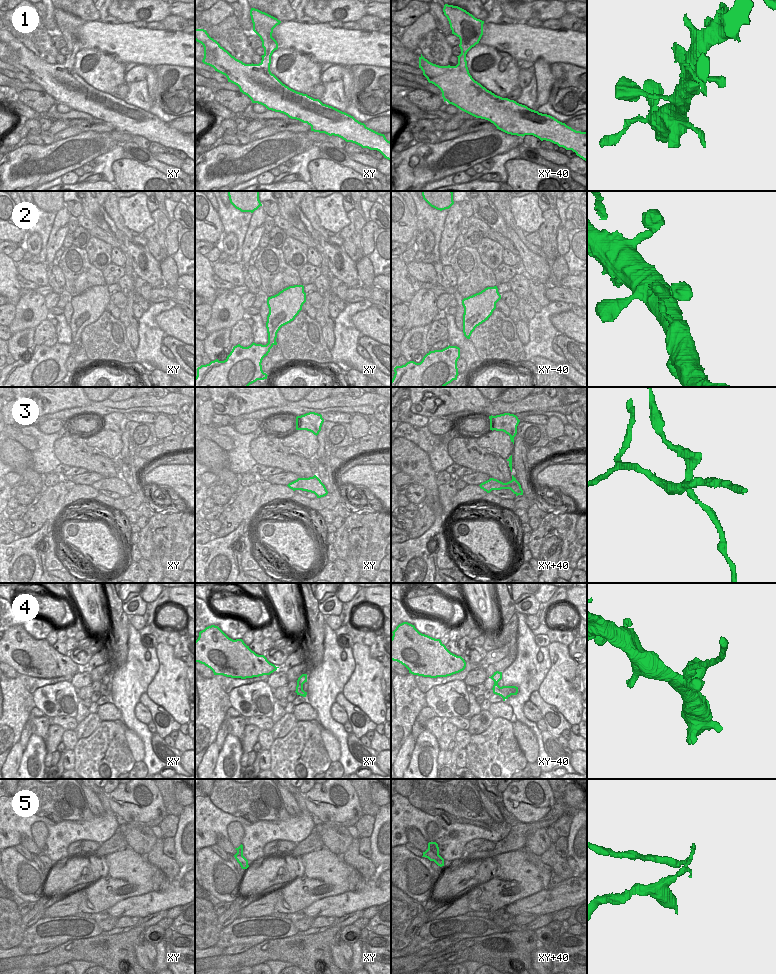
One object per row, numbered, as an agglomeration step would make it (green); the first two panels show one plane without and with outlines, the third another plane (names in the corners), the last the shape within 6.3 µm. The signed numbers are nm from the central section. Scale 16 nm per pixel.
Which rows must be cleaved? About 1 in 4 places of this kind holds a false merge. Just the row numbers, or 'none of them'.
3, 4, 5

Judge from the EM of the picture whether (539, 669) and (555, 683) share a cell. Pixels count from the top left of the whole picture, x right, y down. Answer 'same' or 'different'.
different

